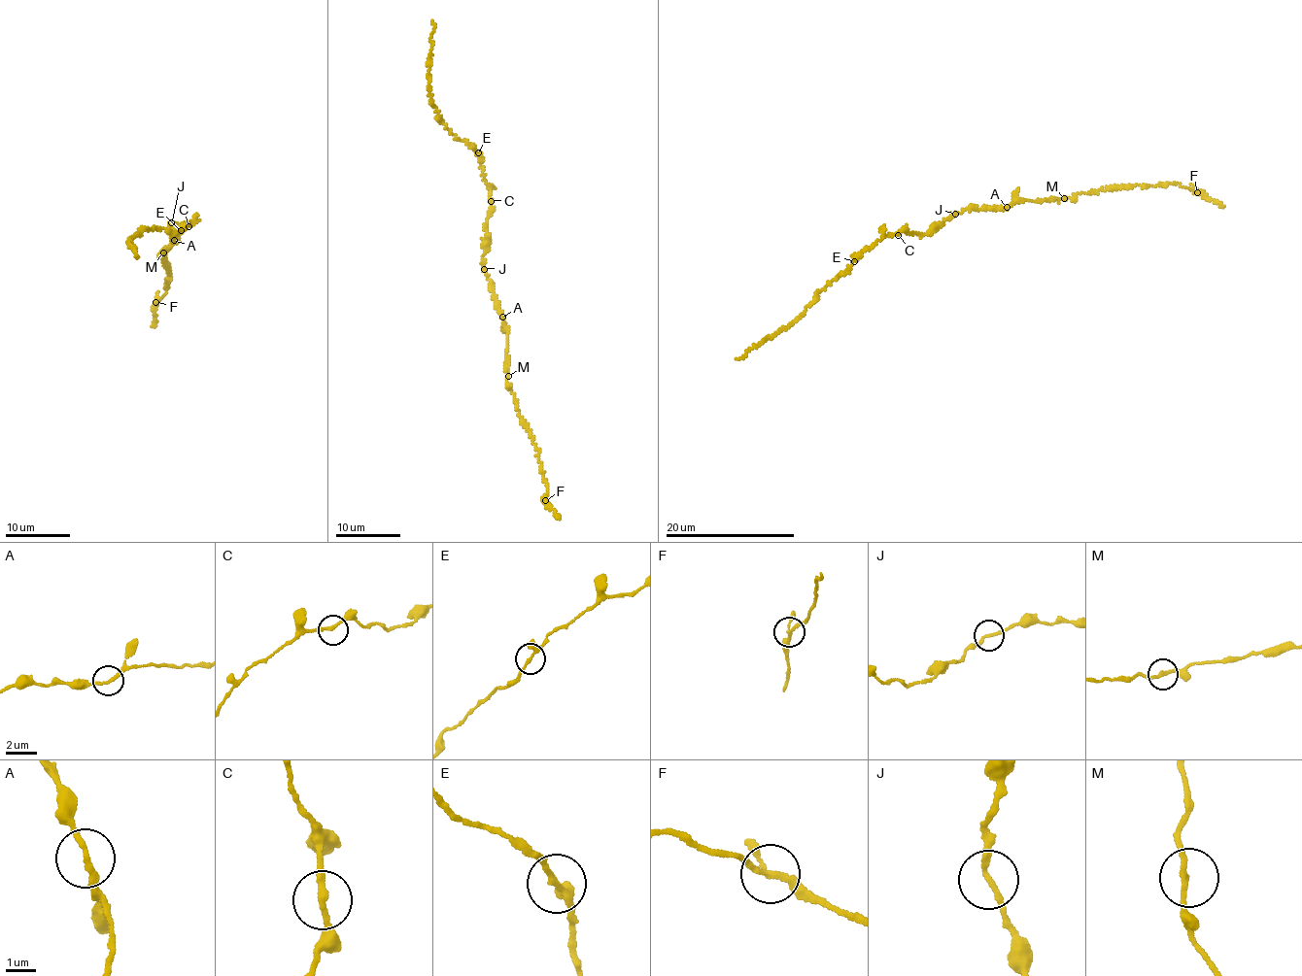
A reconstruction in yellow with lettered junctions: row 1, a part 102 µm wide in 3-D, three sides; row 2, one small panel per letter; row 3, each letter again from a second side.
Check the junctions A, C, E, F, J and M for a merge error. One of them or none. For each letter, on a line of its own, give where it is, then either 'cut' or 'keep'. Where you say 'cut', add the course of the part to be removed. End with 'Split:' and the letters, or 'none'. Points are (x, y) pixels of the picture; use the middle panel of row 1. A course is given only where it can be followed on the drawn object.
A: at (502, 317); keep
C: at (491, 201); keep
E: at (478, 152); keep
F: at (545, 500); keep
J: at (484, 269); keep
M: at (508, 376); keep
Split: none

